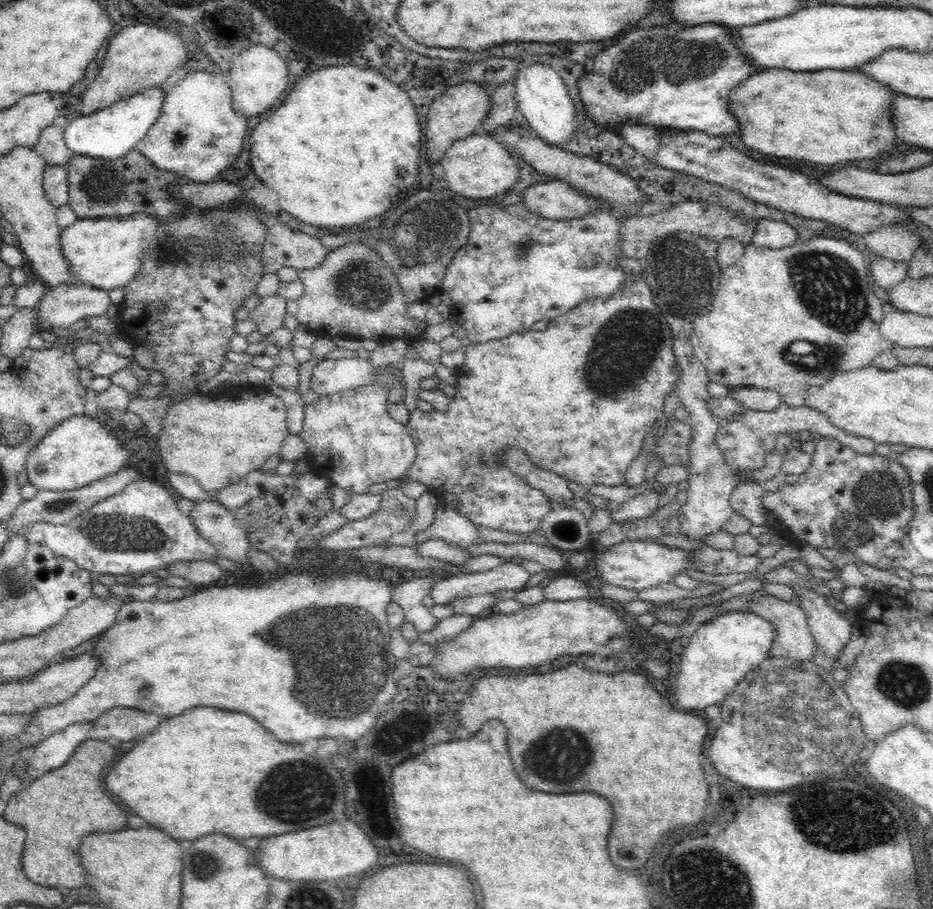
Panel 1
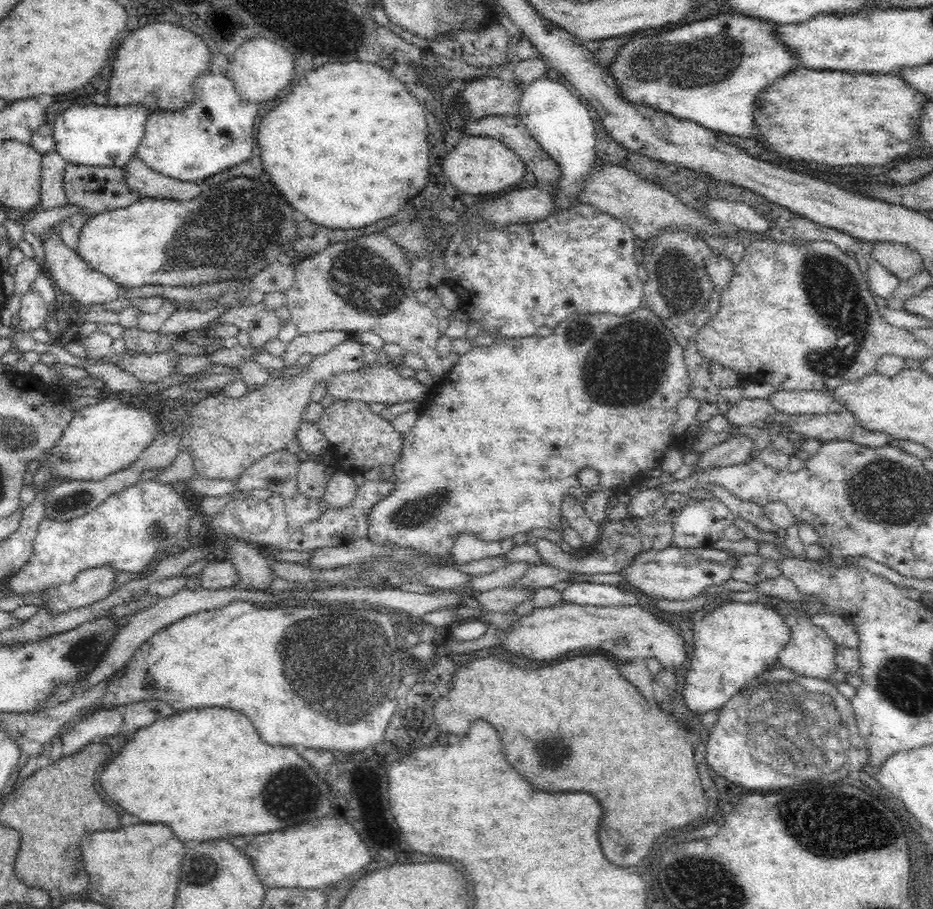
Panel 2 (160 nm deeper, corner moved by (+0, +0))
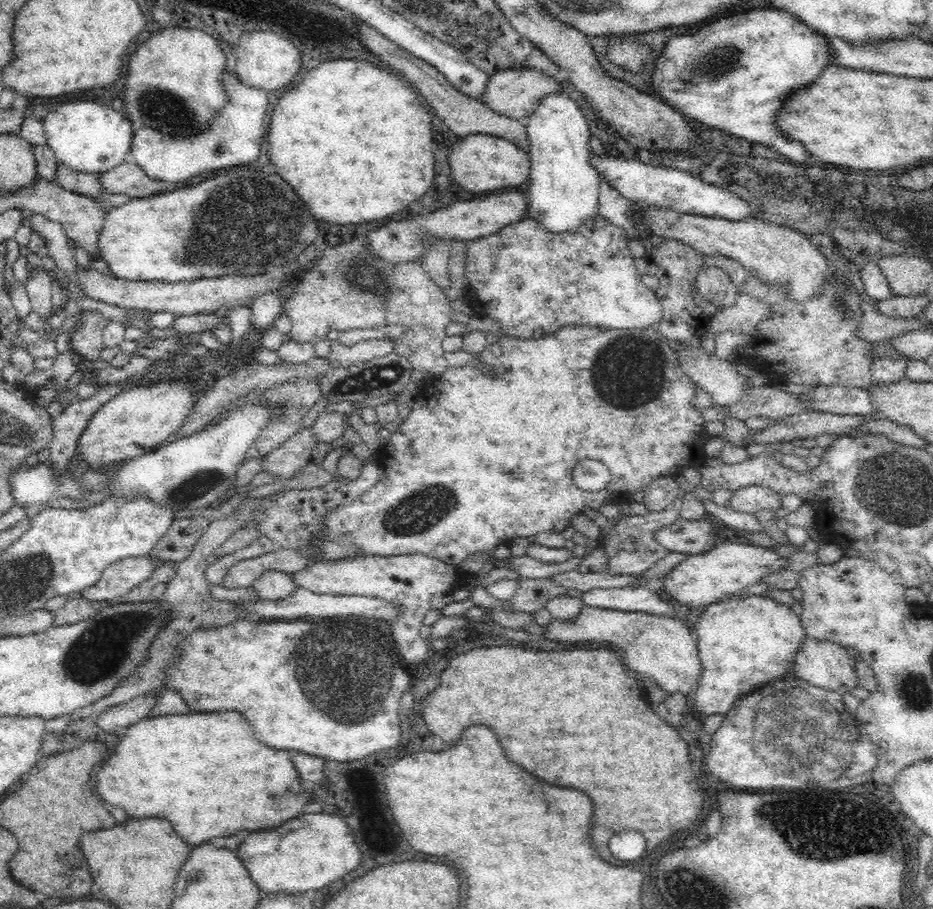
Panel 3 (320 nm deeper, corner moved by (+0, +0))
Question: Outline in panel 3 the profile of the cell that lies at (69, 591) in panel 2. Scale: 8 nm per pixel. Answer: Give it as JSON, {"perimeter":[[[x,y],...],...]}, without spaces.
{"perimeter":[[[148,552],[144,556],[128,556],[107,566],[95,585],[82,591],[82,598],[89,601],[120,599],[153,576],[158,559]]]}

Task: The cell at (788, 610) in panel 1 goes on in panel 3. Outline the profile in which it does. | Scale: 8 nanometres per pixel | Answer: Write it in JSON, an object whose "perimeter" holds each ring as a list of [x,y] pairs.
{"perimeter":[[[806,637],[804,644],[796,652],[796,668],[794,668],[796,678],[804,680],[812,686],[824,690],[834,690],[842,696],[850,694],[851,690],[857,688],[858,673],[854,662],[850,659],[846,648],[827,642],[827,640],[818,640],[812,637]]]}

